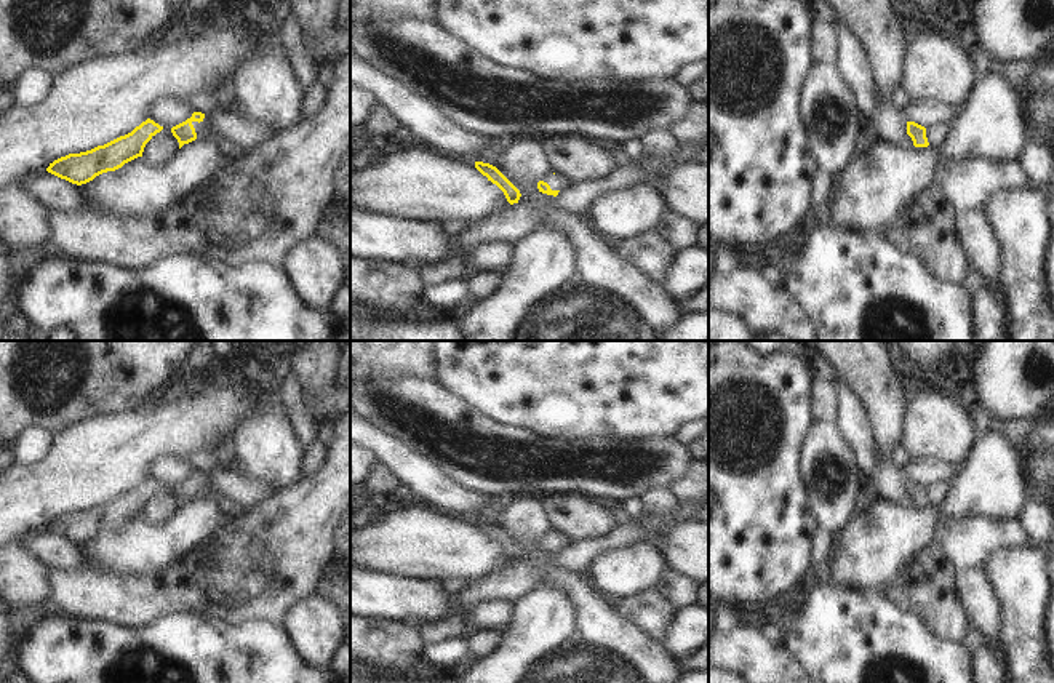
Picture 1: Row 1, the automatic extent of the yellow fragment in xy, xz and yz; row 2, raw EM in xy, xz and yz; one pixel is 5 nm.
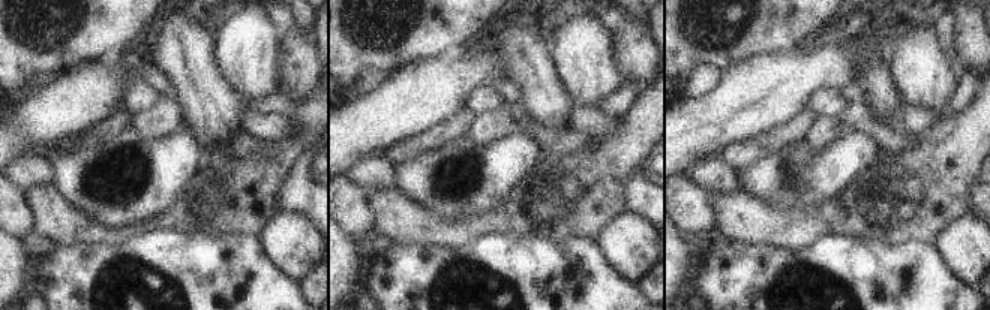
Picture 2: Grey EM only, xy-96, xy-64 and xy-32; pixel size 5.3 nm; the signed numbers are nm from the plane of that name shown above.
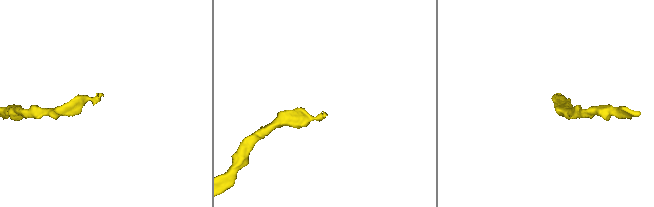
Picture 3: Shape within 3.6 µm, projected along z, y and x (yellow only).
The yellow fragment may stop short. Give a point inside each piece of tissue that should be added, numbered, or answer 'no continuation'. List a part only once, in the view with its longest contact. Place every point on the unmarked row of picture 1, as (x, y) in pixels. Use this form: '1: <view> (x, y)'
1: xy (229, 509)

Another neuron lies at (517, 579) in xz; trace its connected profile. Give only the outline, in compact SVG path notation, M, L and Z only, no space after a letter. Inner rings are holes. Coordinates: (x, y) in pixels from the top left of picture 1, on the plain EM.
M513 561L502 571L489 574L451 595L451 614L459 616L462 611L472 609L486 600L507 600L515 603L539 585L541 581L542 573L537 568Z

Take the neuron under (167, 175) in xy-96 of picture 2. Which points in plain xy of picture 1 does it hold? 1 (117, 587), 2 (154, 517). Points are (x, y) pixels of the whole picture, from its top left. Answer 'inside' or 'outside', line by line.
1: outside
2: outside

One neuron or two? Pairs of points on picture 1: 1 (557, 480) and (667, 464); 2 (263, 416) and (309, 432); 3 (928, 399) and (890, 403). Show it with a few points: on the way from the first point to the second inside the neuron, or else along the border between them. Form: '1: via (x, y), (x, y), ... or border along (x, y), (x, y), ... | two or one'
1: via (584, 466), (640, 466) | one
2: border along (274, 394), (303, 450) | two
3: border along (909, 403), (902, 440) | two

